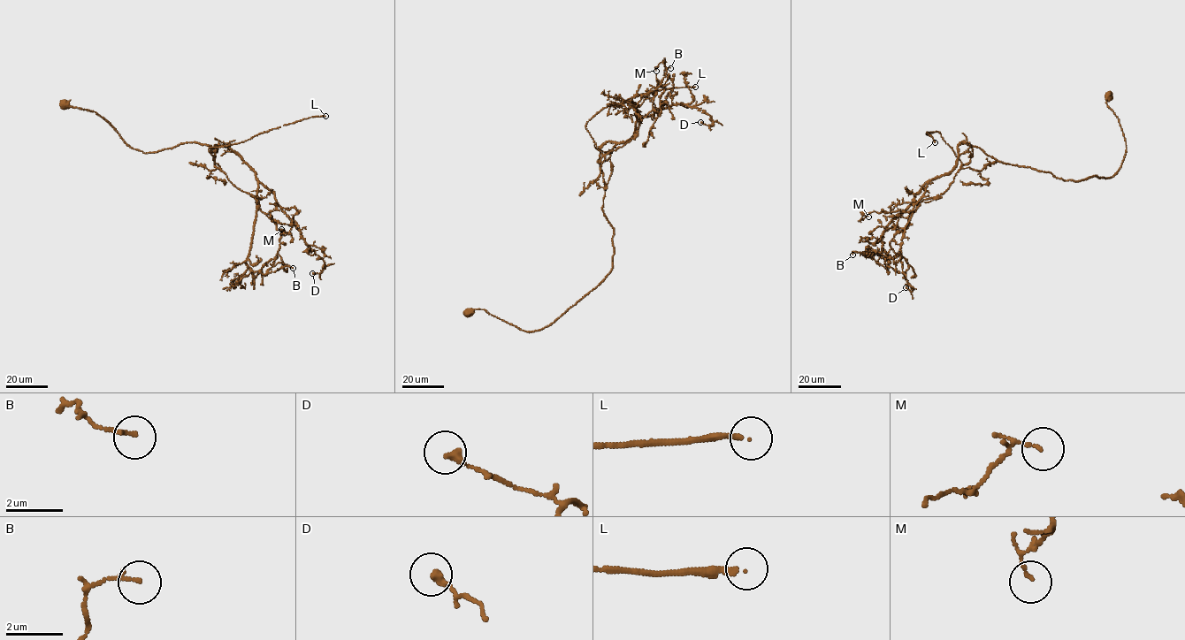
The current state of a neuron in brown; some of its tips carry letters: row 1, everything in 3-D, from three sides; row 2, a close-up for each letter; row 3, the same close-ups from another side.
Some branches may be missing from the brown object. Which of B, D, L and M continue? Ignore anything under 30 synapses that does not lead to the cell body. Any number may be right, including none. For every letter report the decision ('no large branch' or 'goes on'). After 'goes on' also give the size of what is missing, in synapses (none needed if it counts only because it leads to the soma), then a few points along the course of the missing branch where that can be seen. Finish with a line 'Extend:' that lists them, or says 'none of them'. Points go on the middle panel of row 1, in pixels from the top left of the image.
B: no large branch
D: no large branch
L: goes on | 120 syn
M: no large branch
Extend: L

